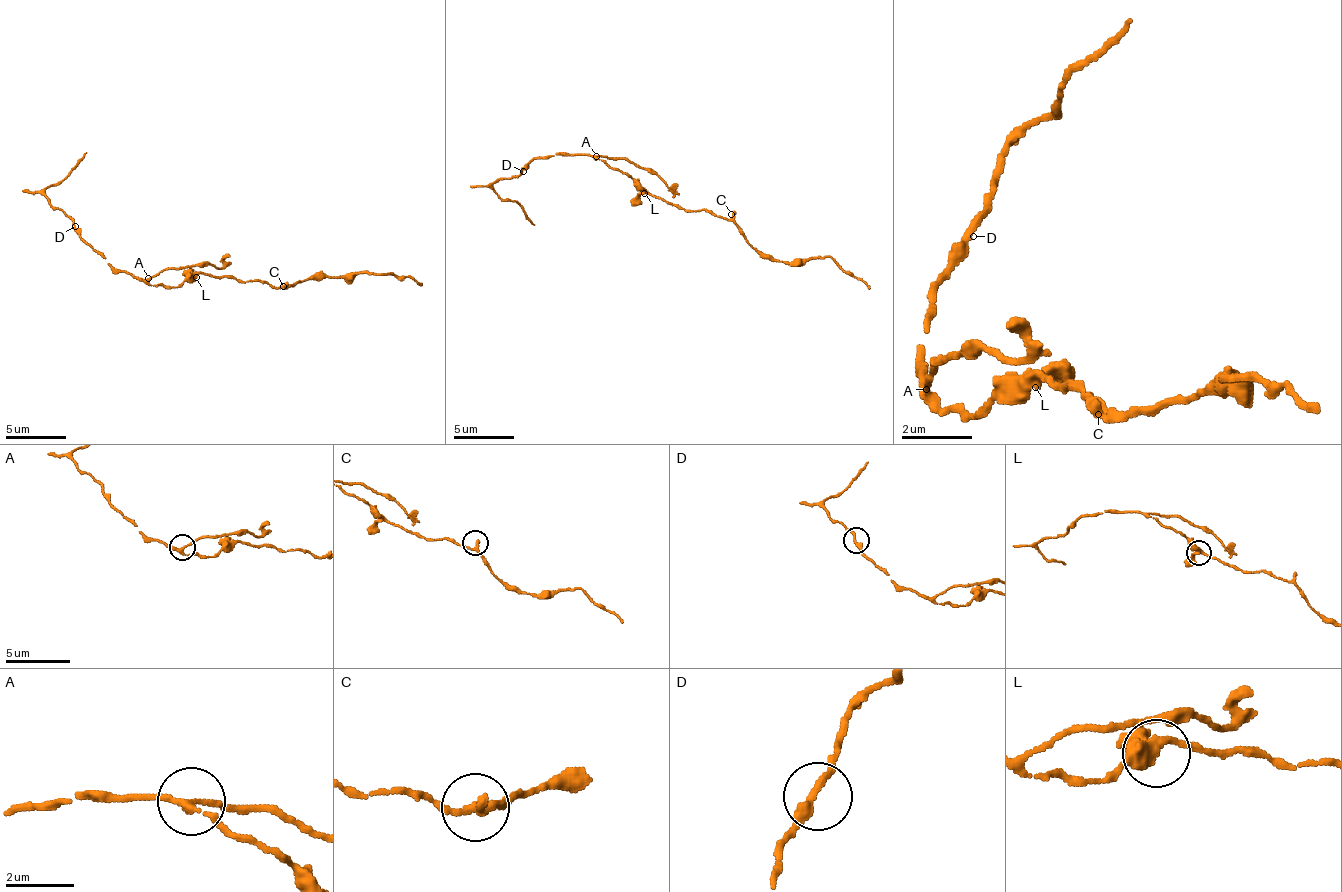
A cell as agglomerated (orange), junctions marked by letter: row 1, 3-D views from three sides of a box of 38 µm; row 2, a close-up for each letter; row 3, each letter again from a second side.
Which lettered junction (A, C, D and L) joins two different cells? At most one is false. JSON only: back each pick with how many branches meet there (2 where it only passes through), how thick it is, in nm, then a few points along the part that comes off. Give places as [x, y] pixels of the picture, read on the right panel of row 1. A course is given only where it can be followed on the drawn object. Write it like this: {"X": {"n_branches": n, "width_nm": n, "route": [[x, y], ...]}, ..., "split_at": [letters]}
{"A": {"n_branches": 3, "width_nm": 190, "route": [[929, 387], [938, 361], [964, 352], [1018, 361], [1026, 334], [1009, 316]]}, "split_at": ["A"]}

